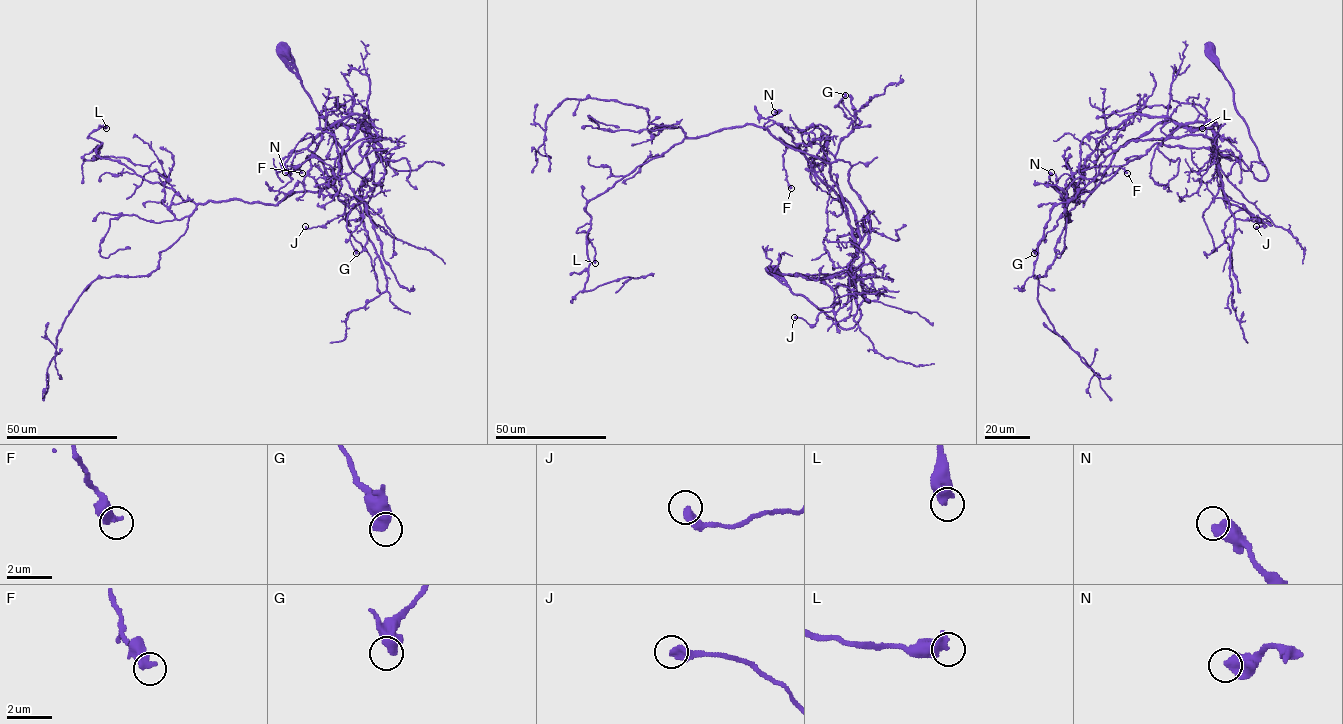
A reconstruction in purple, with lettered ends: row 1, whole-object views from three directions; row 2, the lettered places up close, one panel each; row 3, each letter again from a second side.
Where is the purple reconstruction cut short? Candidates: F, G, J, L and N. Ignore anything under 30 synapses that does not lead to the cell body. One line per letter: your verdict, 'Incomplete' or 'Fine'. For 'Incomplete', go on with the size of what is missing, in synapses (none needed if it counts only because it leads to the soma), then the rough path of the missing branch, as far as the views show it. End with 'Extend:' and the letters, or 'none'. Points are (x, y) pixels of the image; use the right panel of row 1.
F: Fine
G: Fine
J: Fine
L: Incomplete. Roughly 35 synapses. Course of what is missing: (1202, 128), (1208, 126), (1217, 133), (1209, 139), (1208, 146)
N: Fine
Extend: L

